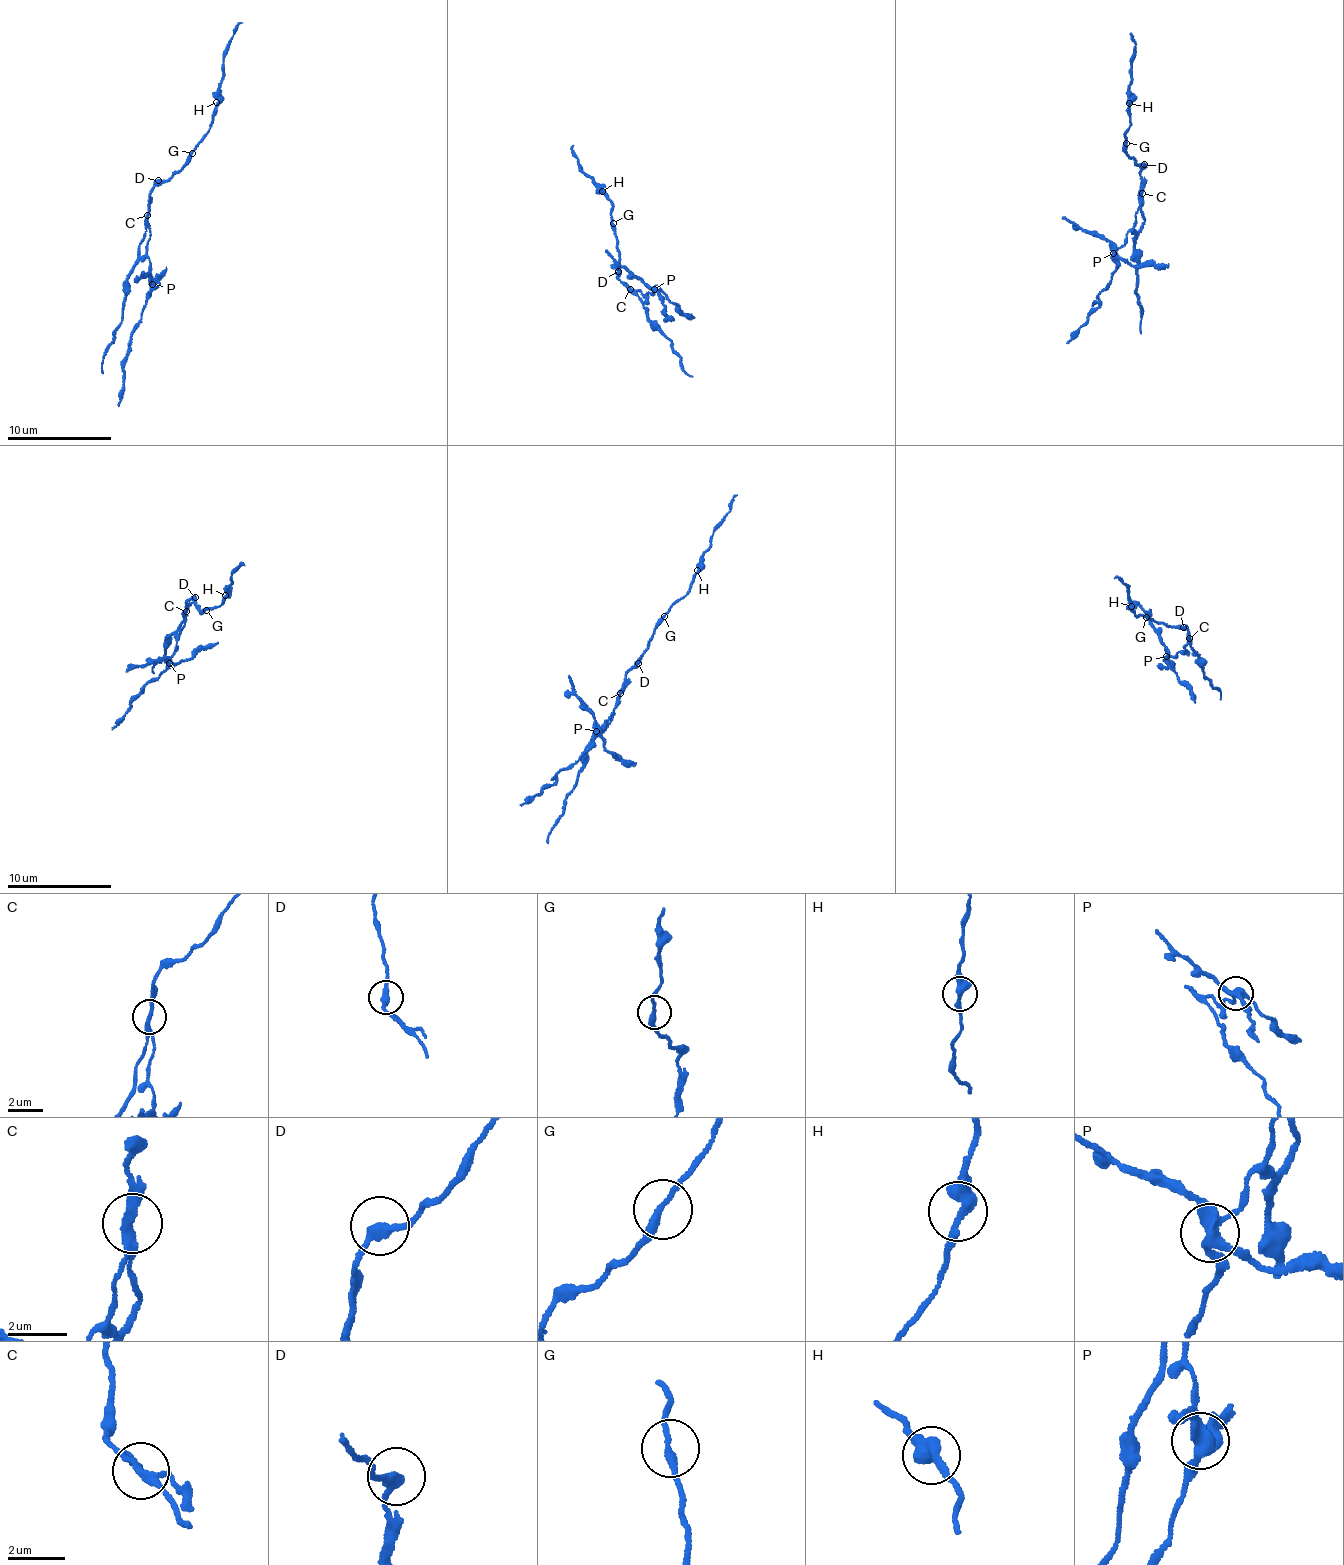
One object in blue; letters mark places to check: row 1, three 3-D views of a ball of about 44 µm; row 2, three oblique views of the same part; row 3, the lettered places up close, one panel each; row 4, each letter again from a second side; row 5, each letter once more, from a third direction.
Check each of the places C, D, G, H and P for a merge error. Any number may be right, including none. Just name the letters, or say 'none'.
C, P

